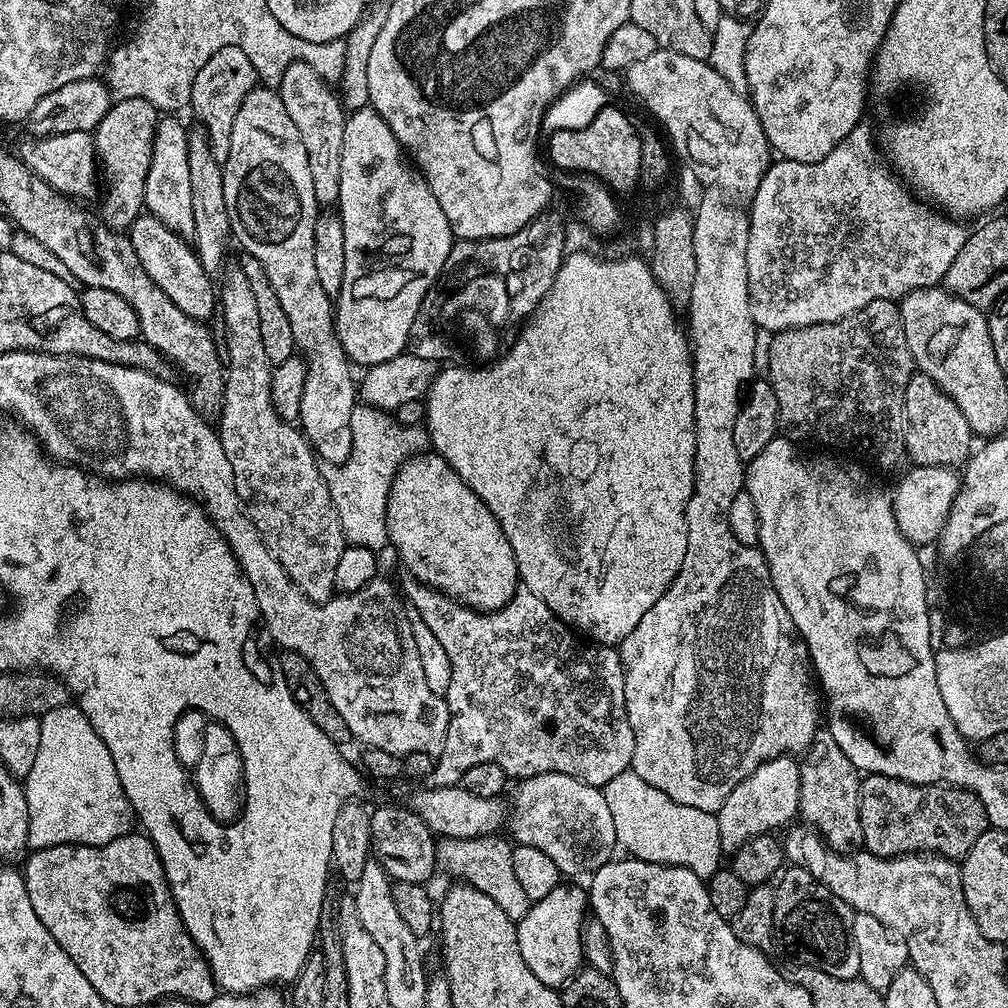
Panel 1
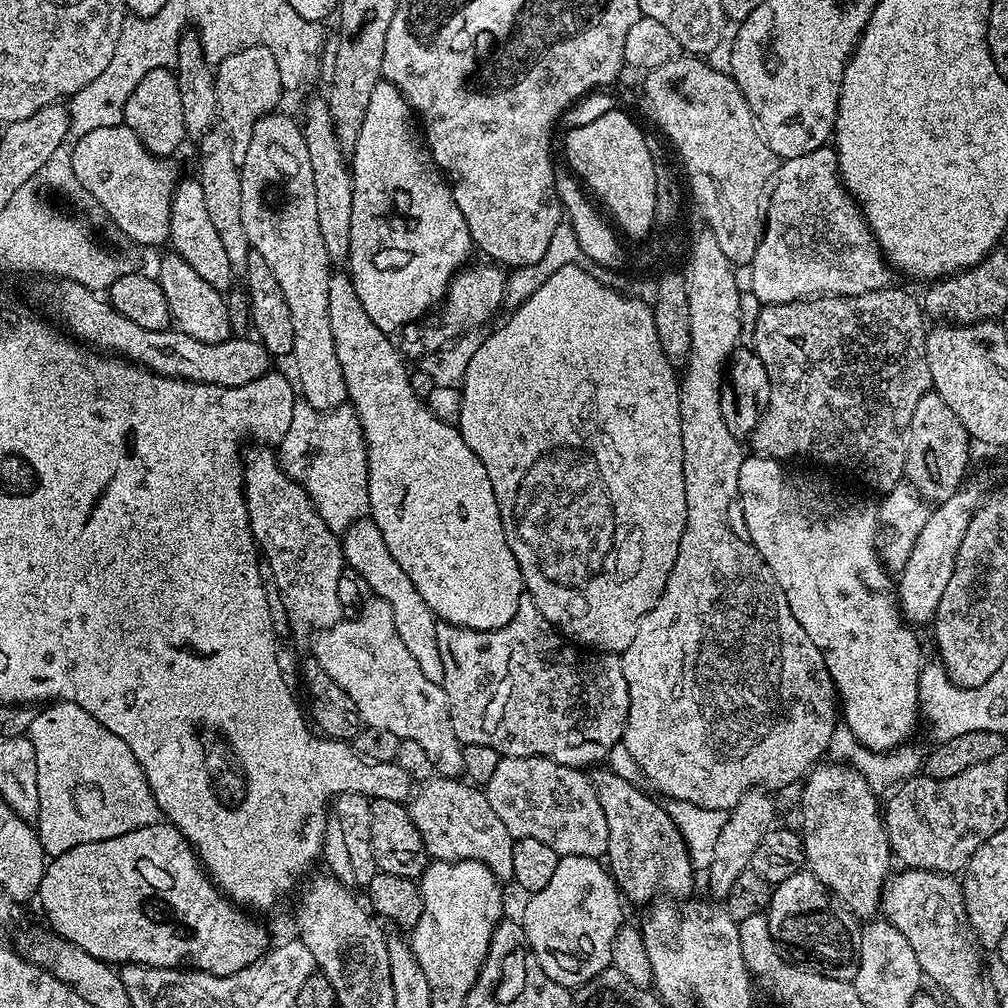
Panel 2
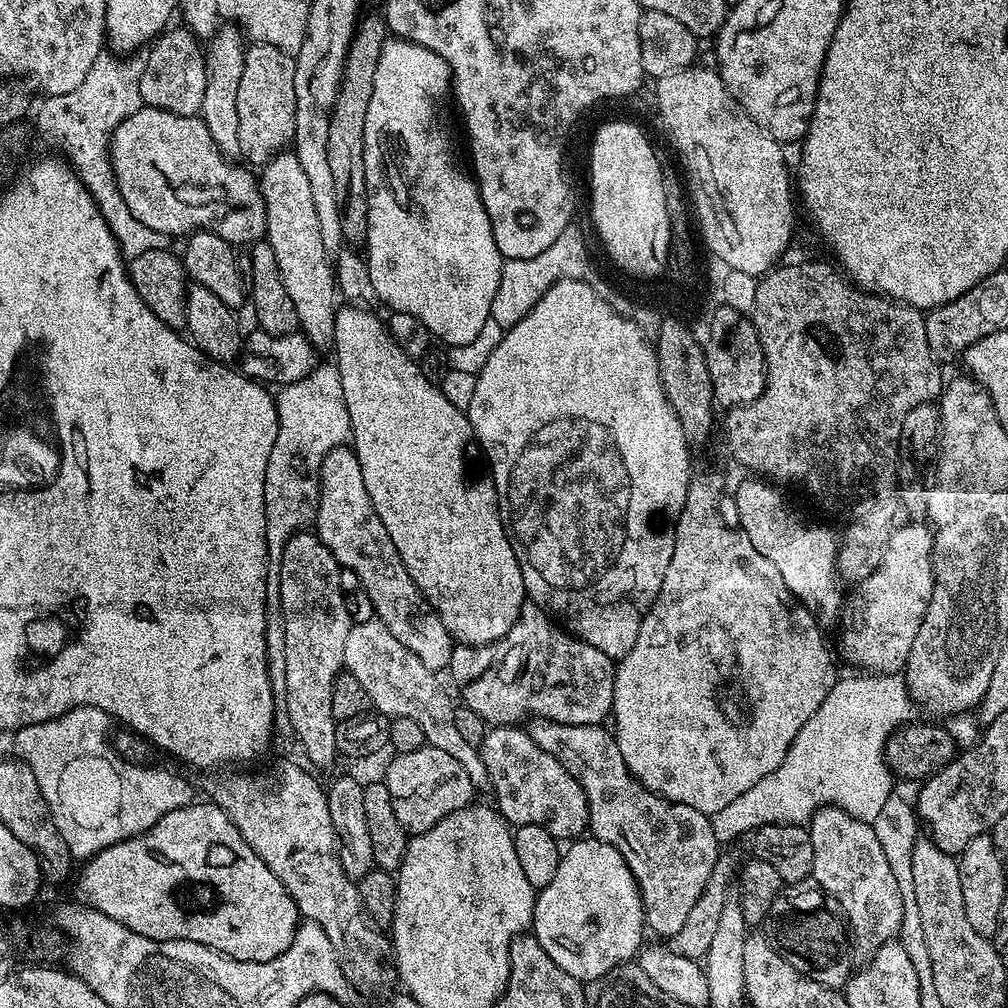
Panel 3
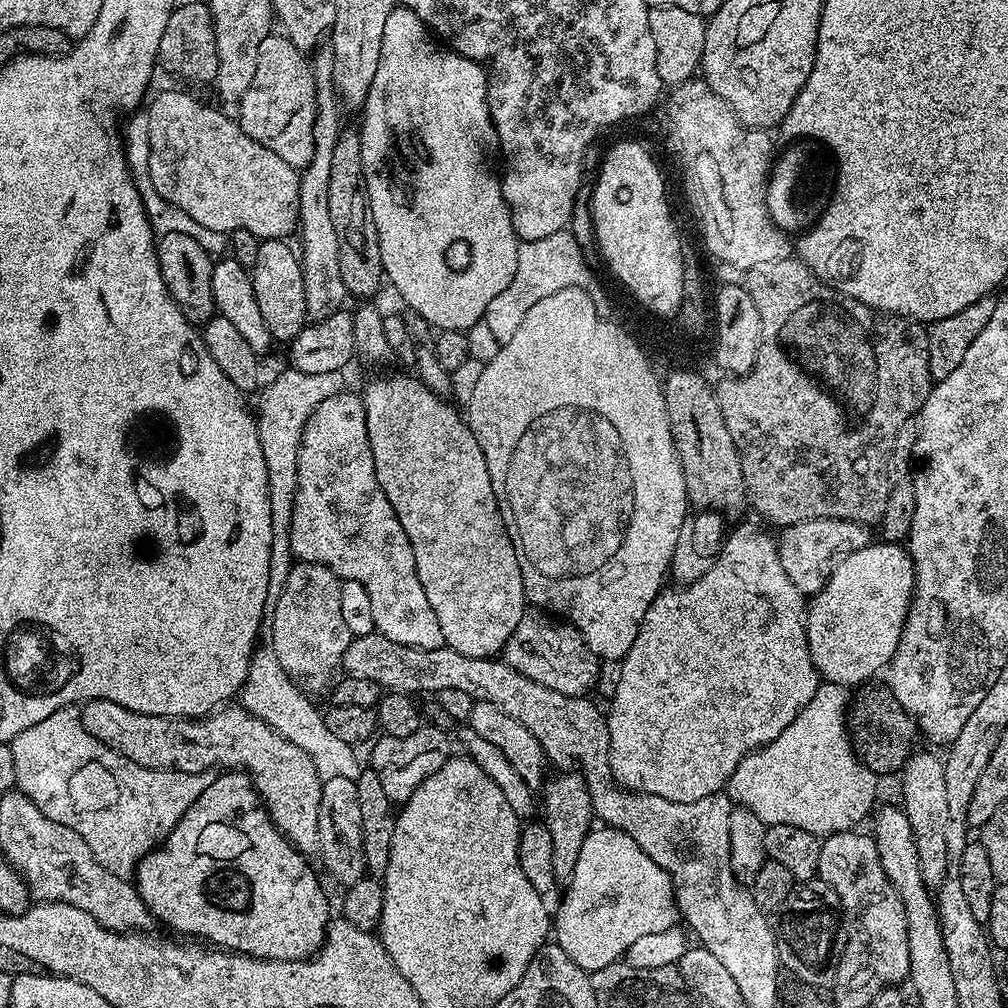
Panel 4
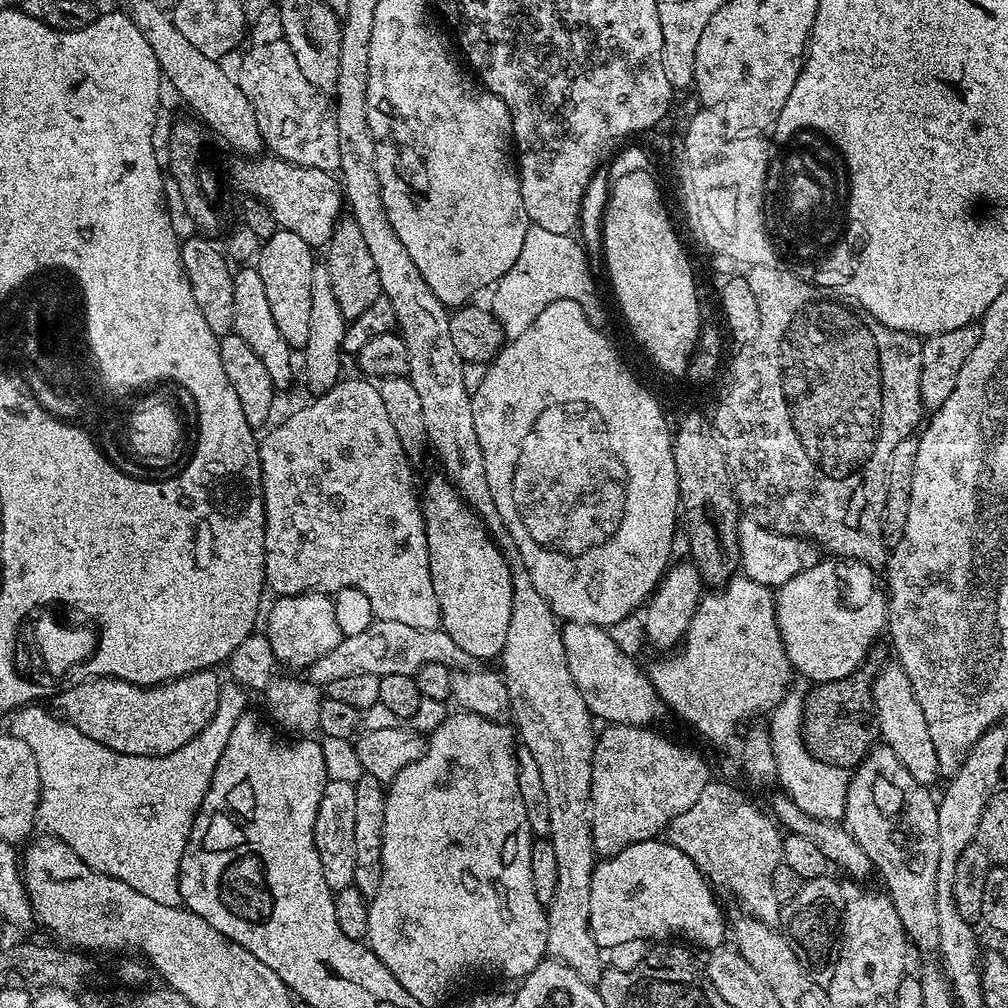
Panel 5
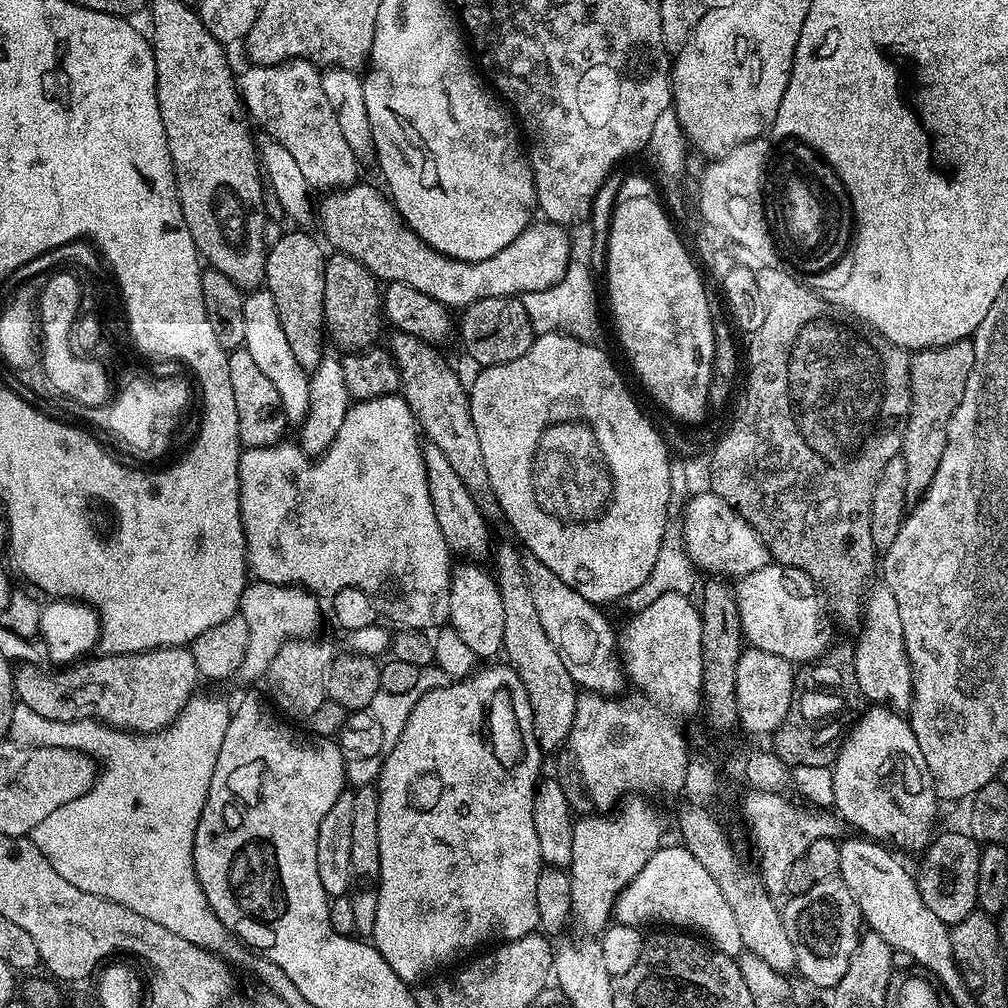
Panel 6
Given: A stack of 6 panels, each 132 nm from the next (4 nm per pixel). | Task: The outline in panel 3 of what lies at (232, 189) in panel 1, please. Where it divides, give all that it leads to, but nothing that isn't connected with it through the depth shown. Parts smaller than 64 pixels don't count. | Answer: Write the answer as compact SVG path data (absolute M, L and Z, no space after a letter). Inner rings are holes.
M295 151L280 152L263 165L258 183L266 206L266 242L270 250L274 250L274 258L278 258L282 282L298 314L299 331L317 349L324 350L327 344L329 347L334 341L334 322L338 311L336 269L326 246L322 246L322 229L318 227L318 213L314 211L310 182Z

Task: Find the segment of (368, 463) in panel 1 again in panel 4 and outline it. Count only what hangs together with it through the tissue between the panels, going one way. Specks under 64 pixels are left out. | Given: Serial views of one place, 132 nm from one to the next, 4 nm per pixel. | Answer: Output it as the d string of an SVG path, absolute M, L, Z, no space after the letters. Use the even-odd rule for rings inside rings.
M291 366L285 368L285 372L278 373L268 385L265 383L263 387L259 389L258 397L260 396L260 401L257 402L256 408L254 404L254 419L256 421L256 429L258 430L258 442L262 442L262 458L266 458L266 474L268 475L270 510L273 510L273 508L290 508L294 510L294 498L296 497L296 487L298 486L298 450L300 449L300 439L304 433L306 422L310 418L310 414L314 414L314 410L318 410L318 406L322 406L322 402L326 402L326 398L334 398L334 394L343 392L346 388L346 384L344 384L343 380L345 377L338 372L331 372L330 374L302 374L301 372L297 371L296 368Z

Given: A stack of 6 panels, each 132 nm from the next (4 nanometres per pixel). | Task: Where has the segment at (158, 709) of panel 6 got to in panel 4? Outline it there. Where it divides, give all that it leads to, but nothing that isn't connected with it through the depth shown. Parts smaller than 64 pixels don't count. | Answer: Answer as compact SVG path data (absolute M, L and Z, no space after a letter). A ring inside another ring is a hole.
M90 700L80 708L82 726L98 742L110 746L119 756L125 756L143 768L166 768L170 772L207 772L215 769L215 764L224 770L243 770L247 772L260 803L268 812L272 824L288 843L295 845L300 851L308 852L317 847L318 806L321 802L321 786L323 781L316 772L310 756L303 752L290 738L282 738L266 722L262 722L254 714L250 714L239 706L221 706L215 712L199 718L181 718L179 716L151 716L134 710L126 710L126 706L118 706L118 702L109 700Z

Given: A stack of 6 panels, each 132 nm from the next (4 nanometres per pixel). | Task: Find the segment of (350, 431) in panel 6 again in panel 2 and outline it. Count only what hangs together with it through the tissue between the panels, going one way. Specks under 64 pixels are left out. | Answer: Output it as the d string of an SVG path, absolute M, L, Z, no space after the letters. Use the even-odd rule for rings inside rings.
M371 518L355 520L342 534L343 563L353 573L356 573L364 583L371 595L387 605L393 611L394 625L397 626L398 637L410 650L411 657L418 662L419 669L426 674L430 682L443 685L443 666L438 650L436 625L438 617L436 613L426 606L426 598L410 582L406 570L394 562L394 554L390 554L390 546L386 546L386 538L382 538L382 530Z

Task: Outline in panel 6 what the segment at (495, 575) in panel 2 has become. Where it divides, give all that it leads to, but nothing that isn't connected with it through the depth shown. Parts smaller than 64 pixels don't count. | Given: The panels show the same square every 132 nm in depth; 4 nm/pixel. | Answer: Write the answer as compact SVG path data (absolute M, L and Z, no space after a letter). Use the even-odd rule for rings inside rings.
M460 562L453 567L450 582L450 614L448 624L457 632L466 646L474 650L477 658L501 655L504 639L502 638L502 594L496 585L496 577L476 562Z

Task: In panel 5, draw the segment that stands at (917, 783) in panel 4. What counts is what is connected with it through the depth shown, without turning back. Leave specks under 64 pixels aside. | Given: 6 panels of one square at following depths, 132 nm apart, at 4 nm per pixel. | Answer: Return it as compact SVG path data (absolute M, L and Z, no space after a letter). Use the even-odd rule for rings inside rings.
M885 663L876 675L872 684L872 701L876 707L879 739L887 748L894 750L894 754L898 754L898 762L910 770L914 782L932 786L940 772L938 754L934 754L934 741L930 738L930 726L926 726L926 714L922 714L922 706L918 706L918 698L899 663Z

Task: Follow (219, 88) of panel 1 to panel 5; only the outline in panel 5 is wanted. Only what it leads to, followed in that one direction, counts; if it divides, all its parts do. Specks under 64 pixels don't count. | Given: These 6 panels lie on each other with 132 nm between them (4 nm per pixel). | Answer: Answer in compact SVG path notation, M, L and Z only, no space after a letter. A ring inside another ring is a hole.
M284 39L254 45L241 58L240 69L235 70L234 77L257 114L264 147L273 157L323 172L335 173L339 169L338 126L333 101L310 86L298 66L298 58L294 58L294 50L290 50Z

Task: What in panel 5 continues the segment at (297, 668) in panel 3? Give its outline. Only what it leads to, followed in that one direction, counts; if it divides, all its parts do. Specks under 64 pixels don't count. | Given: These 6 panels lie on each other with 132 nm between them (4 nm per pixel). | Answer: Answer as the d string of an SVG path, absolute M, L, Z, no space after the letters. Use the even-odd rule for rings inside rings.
M307 592L302 595L282 596L274 600L268 614L264 635L274 650L277 663L292 668L307 669L320 656L338 646L343 636L335 621L334 606L327 593Z

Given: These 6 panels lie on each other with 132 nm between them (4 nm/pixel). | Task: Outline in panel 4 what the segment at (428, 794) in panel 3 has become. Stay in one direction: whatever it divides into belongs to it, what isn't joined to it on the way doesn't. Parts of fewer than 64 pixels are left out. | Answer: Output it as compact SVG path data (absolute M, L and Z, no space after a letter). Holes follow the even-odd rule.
M422 724L418 730L405 738L381 735L375 739L372 746L370 768L378 774L383 789L394 804L407 801L417 786L430 774L436 773L452 754L447 734L428 724Z

